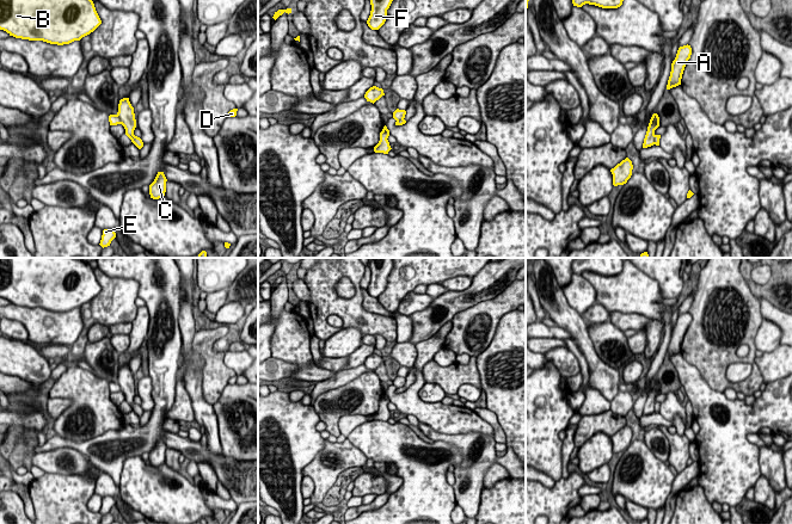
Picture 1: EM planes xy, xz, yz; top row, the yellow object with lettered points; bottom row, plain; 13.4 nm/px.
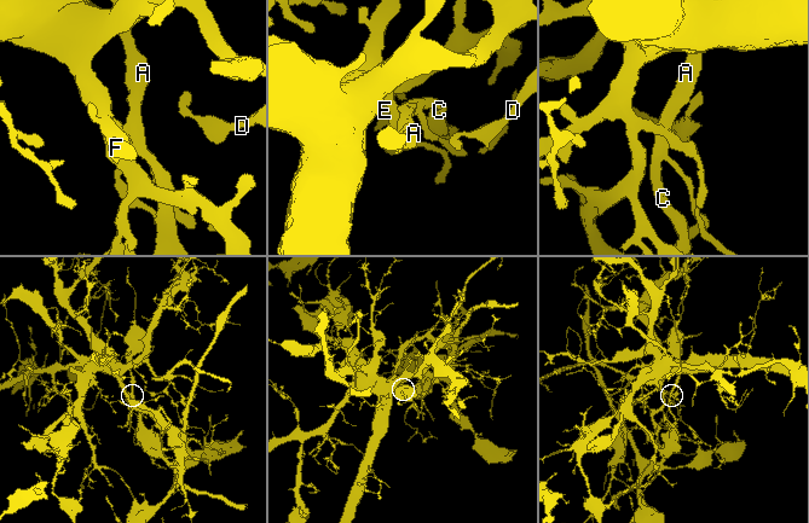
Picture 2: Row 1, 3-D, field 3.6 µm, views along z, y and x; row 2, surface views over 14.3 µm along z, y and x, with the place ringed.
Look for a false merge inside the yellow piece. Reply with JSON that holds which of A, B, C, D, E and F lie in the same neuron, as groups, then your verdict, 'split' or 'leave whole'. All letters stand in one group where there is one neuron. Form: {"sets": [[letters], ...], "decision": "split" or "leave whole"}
{"sets": [["A", "C"], ["B", "D", "E", "F"]], "decision": "split"}

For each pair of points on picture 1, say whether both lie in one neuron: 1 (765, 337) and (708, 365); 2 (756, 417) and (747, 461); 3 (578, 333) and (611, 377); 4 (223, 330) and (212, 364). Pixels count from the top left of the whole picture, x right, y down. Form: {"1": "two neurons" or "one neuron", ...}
{"1": "two neurons", "2": "one neuron", "3": "one neuron", "4": "one neuron"}

